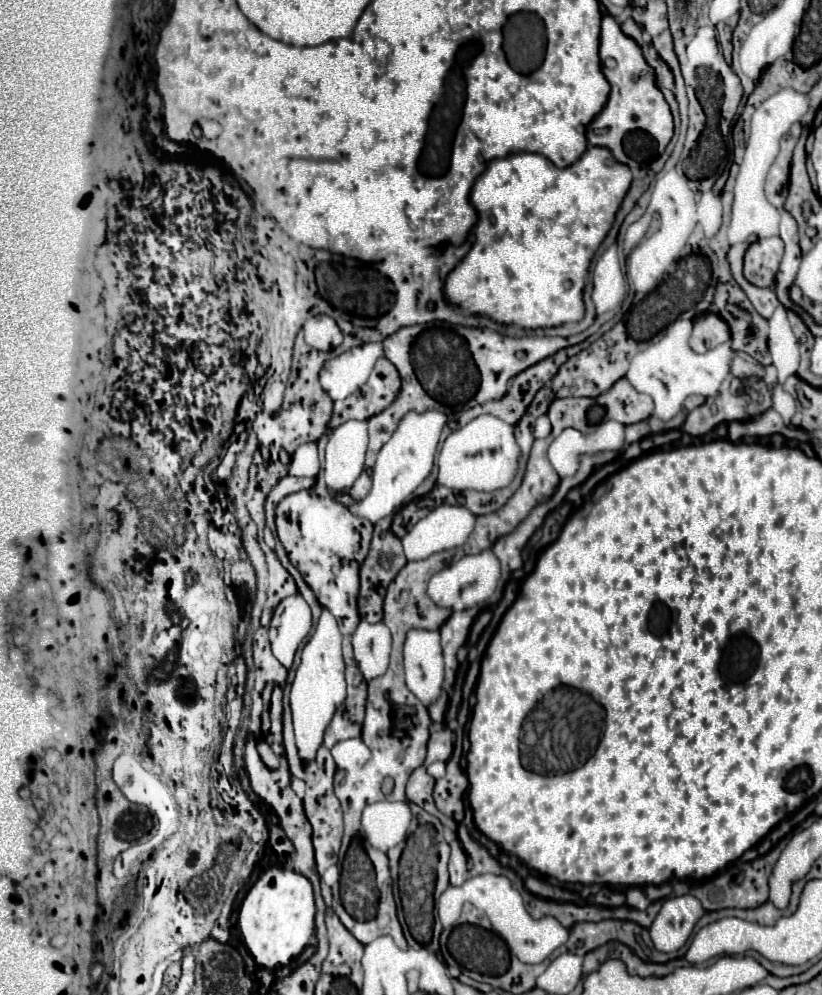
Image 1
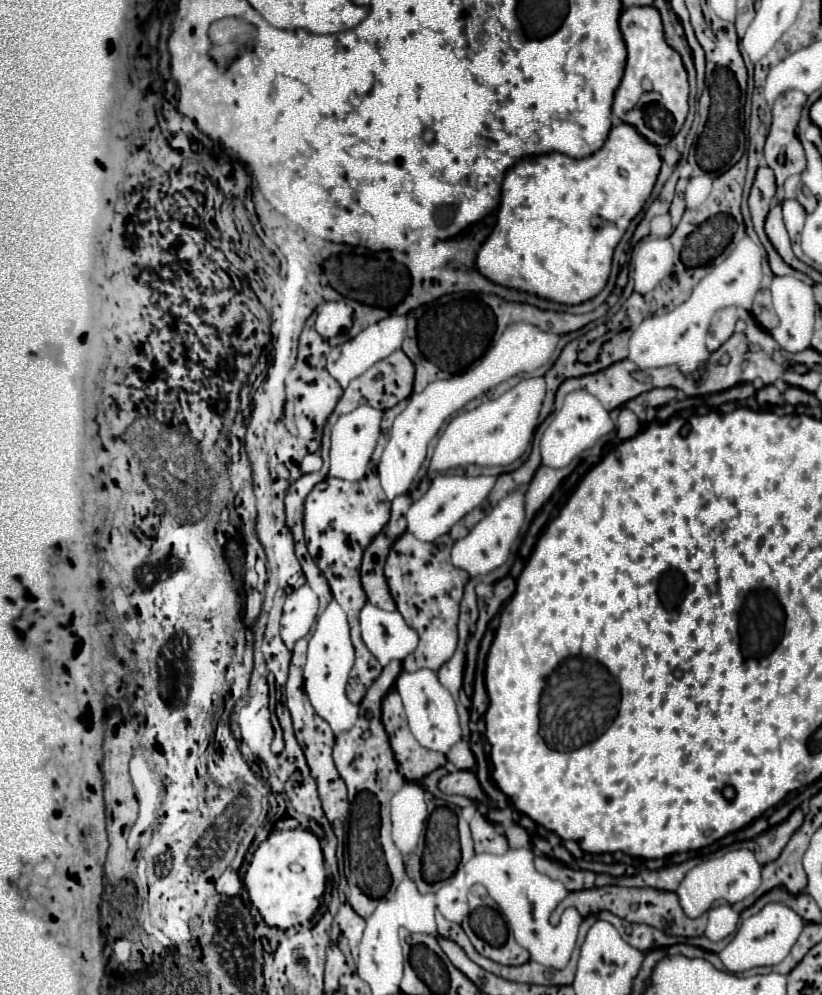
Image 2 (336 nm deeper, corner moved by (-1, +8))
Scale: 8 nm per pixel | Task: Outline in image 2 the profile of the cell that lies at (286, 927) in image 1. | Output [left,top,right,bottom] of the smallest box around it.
[243,830,325,930]

